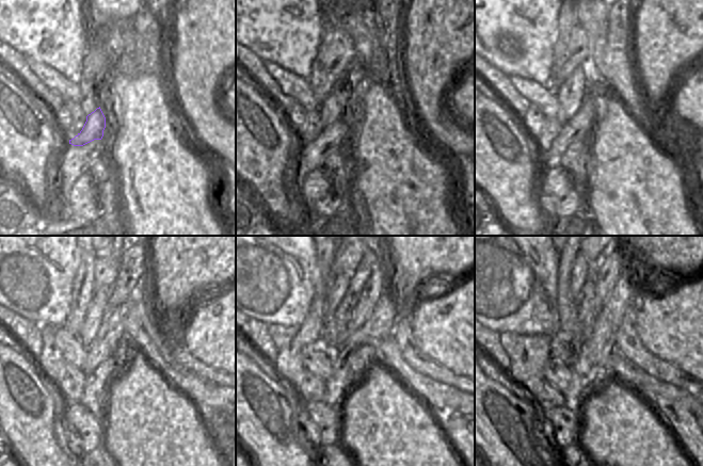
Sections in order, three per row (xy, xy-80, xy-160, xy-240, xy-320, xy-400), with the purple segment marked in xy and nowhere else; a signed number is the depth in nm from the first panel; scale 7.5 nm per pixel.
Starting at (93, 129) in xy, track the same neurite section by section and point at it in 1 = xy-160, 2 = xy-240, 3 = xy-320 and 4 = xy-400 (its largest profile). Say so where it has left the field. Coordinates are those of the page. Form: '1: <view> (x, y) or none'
1: xy-160 (570, 95)
2: xy-240 (97, 310)
3: xy-320 (338, 289)
4: xy-400 (579, 272)

